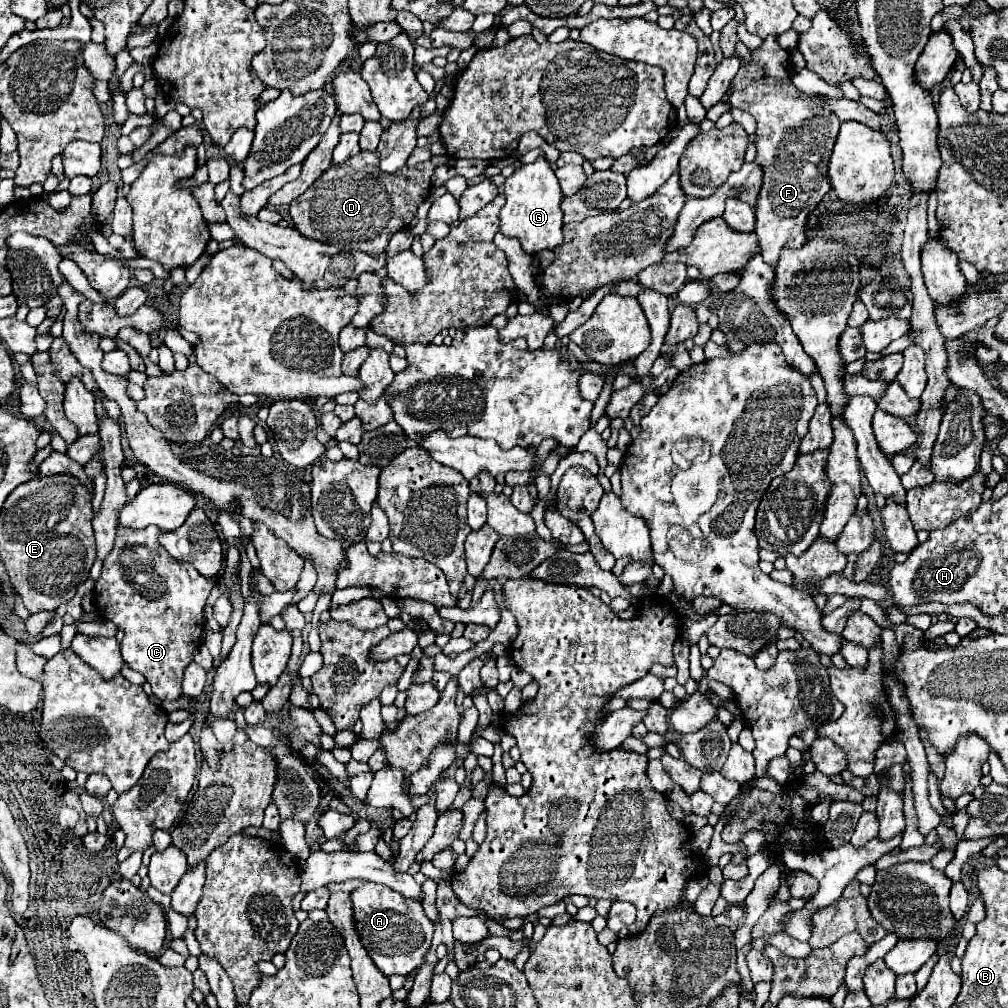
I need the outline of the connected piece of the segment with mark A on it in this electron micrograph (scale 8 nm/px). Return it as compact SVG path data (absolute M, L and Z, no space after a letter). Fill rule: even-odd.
M367 880L363 886L359 886L359 890L355 890L355 894L351 894L351 902L359 940L363 942L369 958L385 976L409 974L423 964L423 956L429 950L433 938L433 922L425 916L421 902L403 898L399 892ZM417 934L421 934L423 940L419 940Z

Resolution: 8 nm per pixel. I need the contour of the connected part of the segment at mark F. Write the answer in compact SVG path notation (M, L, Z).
M765 38L763 46L753 52L753 64L743 66L739 74L731 82L733 92L729 96L731 106L749 112L757 120L755 130L755 144L757 144L757 162L763 166L763 186L757 202L757 224L755 234L759 238L761 256L769 266L779 262L779 254L783 248L803 248L805 244L805 220L811 210L821 202L821 198L829 192L831 184L827 180L827 160L833 150L833 142L839 132L839 118L825 110L813 96L799 92L791 84L791 66L789 66L789 52L783 50L777 38Z

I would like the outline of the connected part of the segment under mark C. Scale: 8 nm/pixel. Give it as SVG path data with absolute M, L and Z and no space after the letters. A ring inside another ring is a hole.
M119 526L115 546L103 562L99 580L95 580L93 596L99 614L125 632L121 642L123 660L147 678L159 700L177 700L183 670L201 644L203 606L213 580L199 576L189 562L171 558L157 542L157 534L157 528L133 530Z

